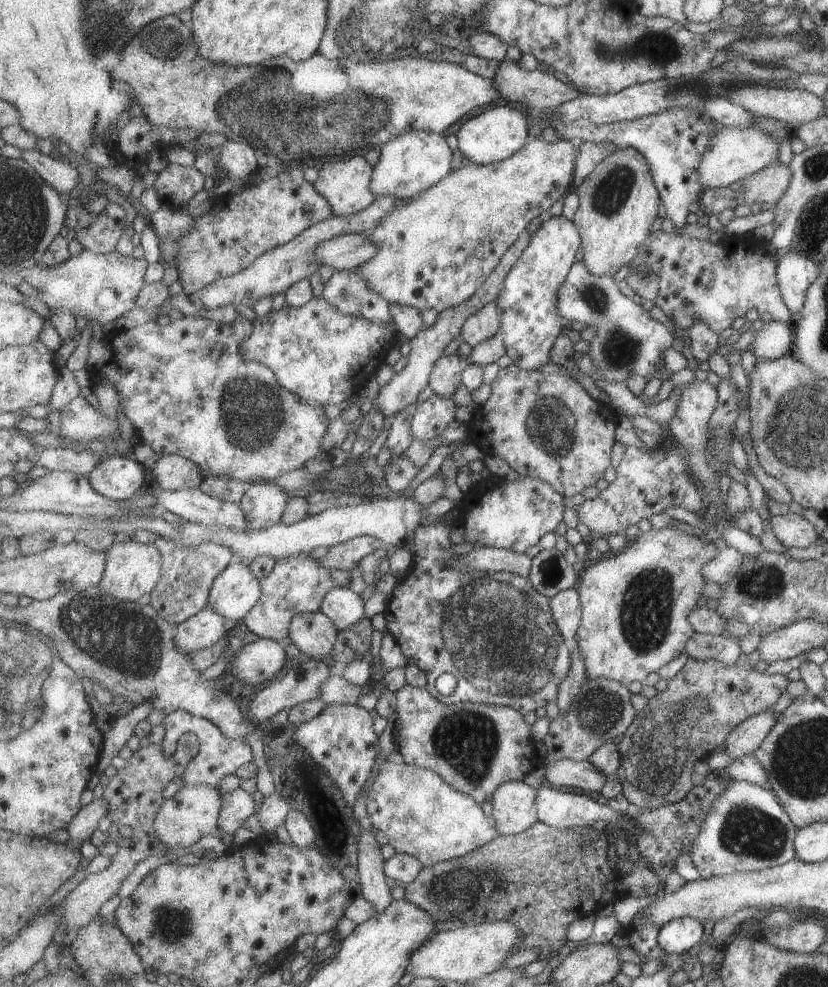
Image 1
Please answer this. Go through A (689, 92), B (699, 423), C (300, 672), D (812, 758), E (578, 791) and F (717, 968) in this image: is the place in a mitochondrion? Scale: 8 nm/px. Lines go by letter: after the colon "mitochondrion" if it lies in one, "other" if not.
A: mitochondrion
B: other
C: other
D: mitochondrion
E: other
F: other

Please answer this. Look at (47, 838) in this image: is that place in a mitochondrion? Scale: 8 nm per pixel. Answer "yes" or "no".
no

